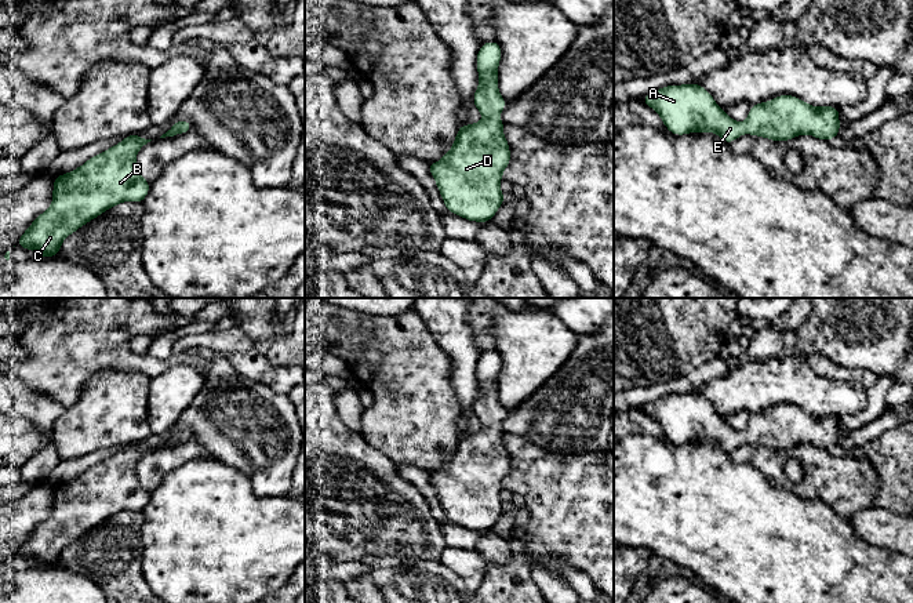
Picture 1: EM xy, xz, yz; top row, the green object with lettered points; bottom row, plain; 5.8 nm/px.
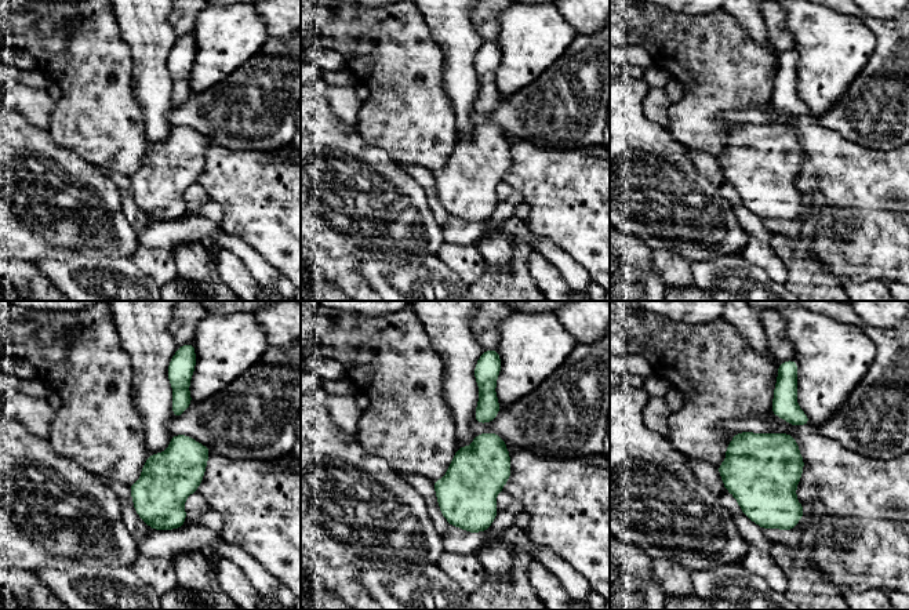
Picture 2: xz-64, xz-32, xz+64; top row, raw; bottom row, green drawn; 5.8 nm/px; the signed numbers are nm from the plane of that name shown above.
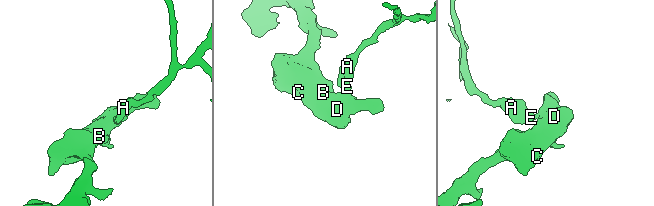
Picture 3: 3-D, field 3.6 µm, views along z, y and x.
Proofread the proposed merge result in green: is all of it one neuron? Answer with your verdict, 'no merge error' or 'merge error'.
no merge error

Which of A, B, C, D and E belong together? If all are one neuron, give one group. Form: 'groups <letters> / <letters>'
groups A B C D E

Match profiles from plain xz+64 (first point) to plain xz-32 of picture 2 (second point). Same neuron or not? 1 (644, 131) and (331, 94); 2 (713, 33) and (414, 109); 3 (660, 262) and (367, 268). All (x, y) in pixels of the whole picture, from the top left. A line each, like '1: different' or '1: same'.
1: different
2: same
3: different

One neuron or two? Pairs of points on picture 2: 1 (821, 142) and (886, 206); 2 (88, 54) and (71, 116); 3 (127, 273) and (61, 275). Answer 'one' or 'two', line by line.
1: one
2: one
3: one

